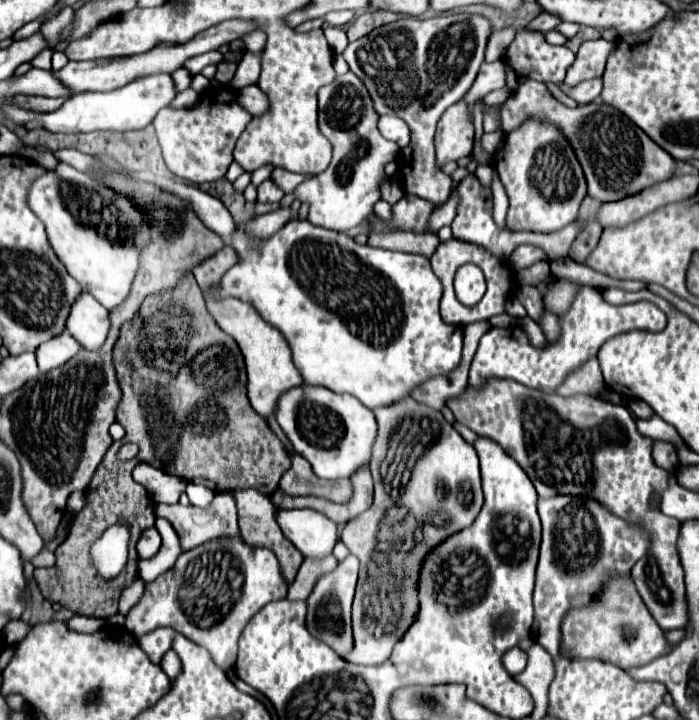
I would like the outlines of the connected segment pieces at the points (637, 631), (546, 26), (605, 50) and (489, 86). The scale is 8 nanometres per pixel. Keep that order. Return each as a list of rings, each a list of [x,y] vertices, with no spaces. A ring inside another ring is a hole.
[[[629,576],[609,582],[609,586],[601,592],[601,598],[593,602],[593,606],[571,610],[565,616],[561,630],[563,630],[561,650],[565,656],[601,658],[613,662],[623,670],[645,666],[655,658],[669,654],[673,648],[667,642],[665,632],[657,626],[657,622],[649,614],[645,602],[641,600]]]
[[[541,12],[533,22],[529,22],[529,30],[541,30],[541,32],[549,32],[549,30],[555,30],[563,20],[555,14],[549,14],[549,12]]]
[[[603,38],[583,42],[577,52],[577,60],[569,68],[569,74],[563,84],[573,88],[583,80],[593,80],[593,78],[603,76],[605,60],[607,60],[609,52],[613,50],[613,46],[615,46],[615,42],[607,42]]]
[[[497,60],[493,64],[483,62],[481,70],[473,82],[473,86],[469,88],[469,92],[463,96],[463,100],[467,104],[475,104],[477,100],[483,100],[489,92],[499,90],[505,86],[505,70],[503,70],[503,62]]]

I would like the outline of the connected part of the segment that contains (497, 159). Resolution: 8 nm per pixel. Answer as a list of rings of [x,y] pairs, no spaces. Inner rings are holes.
[[[527,118],[519,128],[515,128],[505,136],[503,148],[499,148],[493,154],[493,164],[509,196],[509,214],[507,214],[509,230],[555,232],[577,220],[579,206],[587,196],[587,182],[583,176],[581,164],[559,126],[549,124],[541,118]],[[545,148],[551,148],[551,154],[557,154],[559,174],[563,174],[559,178],[559,190],[555,188],[557,196],[551,196],[551,198],[543,196],[543,192],[533,184],[533,174],[531,174],[537,152]]]

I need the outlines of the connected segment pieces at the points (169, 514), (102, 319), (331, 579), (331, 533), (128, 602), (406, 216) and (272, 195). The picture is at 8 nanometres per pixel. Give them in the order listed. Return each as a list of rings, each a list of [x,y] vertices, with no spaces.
[[[221,492],[215,494],[213,502],[209,508],[201,510],[197,506],[181,506],[181,504],[157,504],[155,506],[155,514],[167,518],[171,524],[175,524],[175,532],[179,534],[181,540],[181,550],[193,550],[205,542],[211,542],[215,538],[235,538],[239,536],[239,526],[237,526],[237,510],[235,510],[235,500],[231,496],[231,492]]]
[[[83,294],[69,314],[67,330],[87,350],[99,352],[109,334],[109,310],[103,308],[91,294]]]
[[[355,556],[345,558],[339,562],[339,566],[327,574],[321,576],[307,598],[309,610],[307,610],[307,630],[327,646],[331,646],[339,656],[345,656],[353,650],[353,628],[351,628],[351,604],[355,594],[355,582],[357,582],[357,568],[359,560]]]
[[[279,510],[277,522],[283,534],[297,546],[305,558],[325,558],[337,544],[337,524],[325,514],[303,510]]]
[[[139,578],[129,588],[125,588],[121,594],[121,600],[119,600],[119,614],[127,616],[129,610],[133,608],[133,604],[137,604],[137,600],[141,600],[143,590],[145,590],[145,584]]]
[[[403,196],[395,206],[393,206],[393,224],[401,230],[411,230],[411,232],[425,232],[427,230],[427,220],[429,214],[433,212],[433,204],[425,202],[417,196]]]
[[[265,180],[259,188],[257,188],[259,196],[257,196],[257,202],[261,204],[277,204],[285,194],[281,188],[277,188],[271,180]]]

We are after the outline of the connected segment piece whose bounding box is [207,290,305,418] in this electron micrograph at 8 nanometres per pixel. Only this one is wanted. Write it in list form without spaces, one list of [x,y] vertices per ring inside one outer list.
[[[209,290],[207,308],[209,308],[211,316],[215,318],[215,322],[219,322],[221,330],[225,330],[229,336],[233,336],[237,340],[237,344],[245,356],[247,376],[249,376],[249,386],[247,386],[249,402],[251,402],[253,410],[263,418],[275,416],[281,394],[285,394],[289,388],[305,384],[301,372],[293,364],[291,348],[289,348],[285,336],[275,326],[265,322],[253,304],[249,306],[249,302],[243,302],[239,298],[225,298],[223,302],[217,302],[213,292]]]

